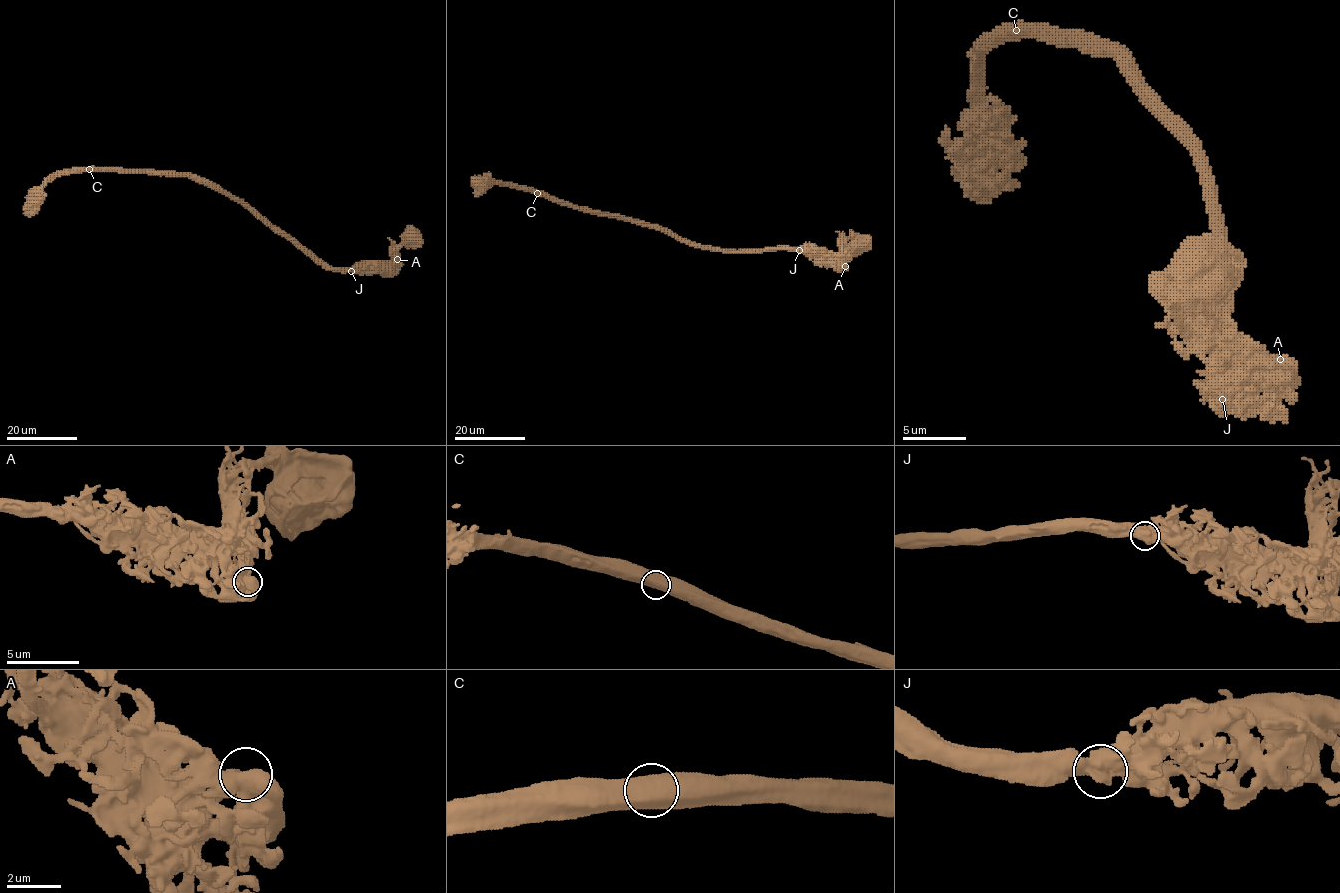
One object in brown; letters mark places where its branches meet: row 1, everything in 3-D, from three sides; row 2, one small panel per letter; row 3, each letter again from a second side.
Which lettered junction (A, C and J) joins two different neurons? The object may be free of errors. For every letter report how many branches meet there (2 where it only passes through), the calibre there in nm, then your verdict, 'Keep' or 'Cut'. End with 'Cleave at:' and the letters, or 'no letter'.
A: Branches: 2. Thickness 700 nm. Keep
C: Branches: 2. Thickness 700 nm. Keep
J: Branches: 2. Thickness 750 nm. Keep
Cleave at: no letter

